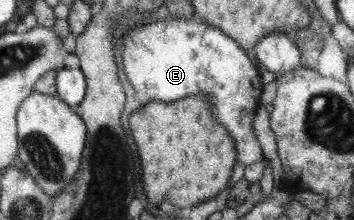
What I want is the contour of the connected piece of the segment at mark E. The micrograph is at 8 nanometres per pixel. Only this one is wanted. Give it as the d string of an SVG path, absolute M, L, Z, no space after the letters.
M166 17L128 30L120 55L130 85L149 100L170 103L205 93L212 105L214 121L220 122L234 141L238 161L244 167L258 161L258 140L252 122L262 83L256 67L233 38L217 26L202 25L190 18Z

